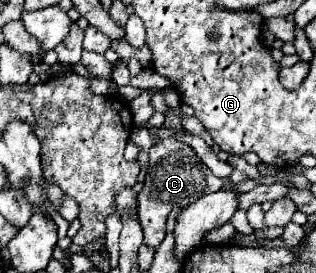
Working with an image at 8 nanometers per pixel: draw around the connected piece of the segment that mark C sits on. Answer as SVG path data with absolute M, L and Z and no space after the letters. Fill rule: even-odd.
M175 139L159 141L157 145L153 145L149 149L147 177L145 177L141 193L137 195L137 215L139 215L139 223L143 227L143 237L145 237L143 243L157 247L163 241L165 221L173 207L193 203L195 199L199 199L207 193L219 191L223 185L238 184L247 178L251 177L234 169L229 179L215 179L215 175L211 175L211 171L207 171L207 167L203 167L203 163L199 163L199 157L195 155L195 151L191 151L189 145L175 141Z

